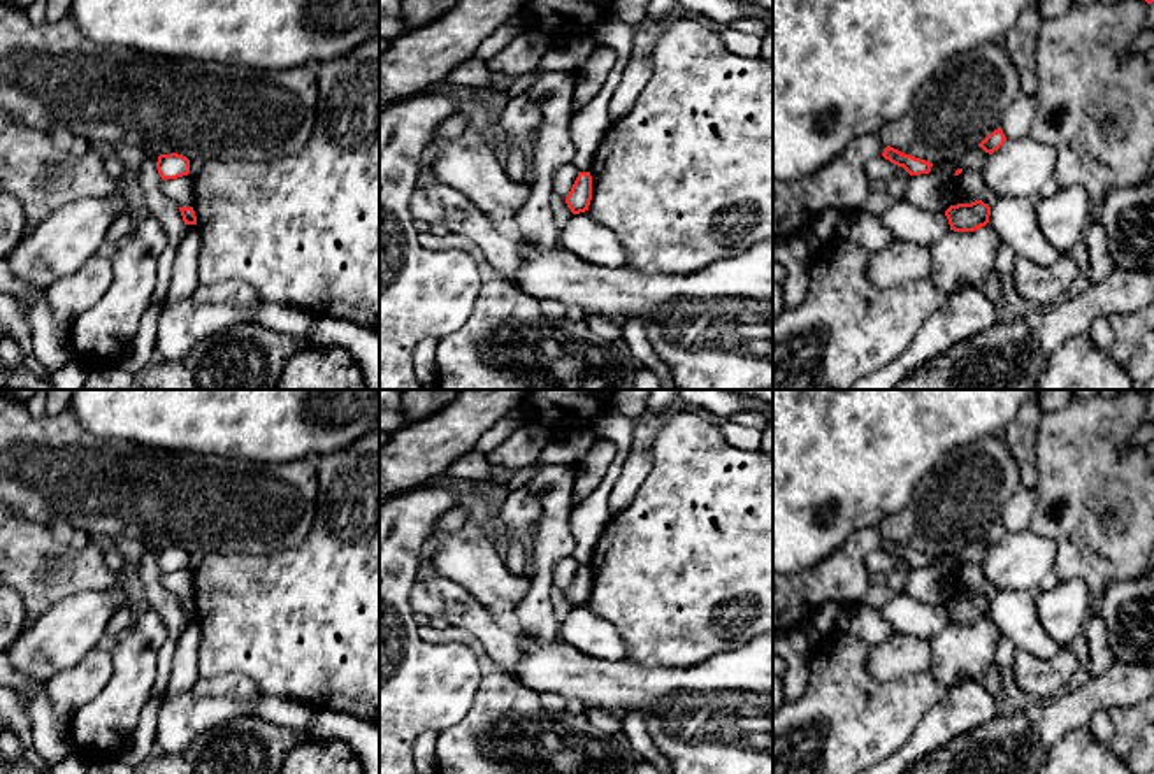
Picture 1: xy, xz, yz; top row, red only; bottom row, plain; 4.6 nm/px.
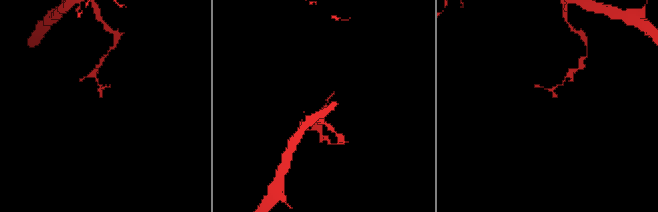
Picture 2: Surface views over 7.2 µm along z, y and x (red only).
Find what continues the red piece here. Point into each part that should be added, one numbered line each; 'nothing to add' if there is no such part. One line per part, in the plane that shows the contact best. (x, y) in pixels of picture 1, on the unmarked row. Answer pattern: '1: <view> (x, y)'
nothing to add

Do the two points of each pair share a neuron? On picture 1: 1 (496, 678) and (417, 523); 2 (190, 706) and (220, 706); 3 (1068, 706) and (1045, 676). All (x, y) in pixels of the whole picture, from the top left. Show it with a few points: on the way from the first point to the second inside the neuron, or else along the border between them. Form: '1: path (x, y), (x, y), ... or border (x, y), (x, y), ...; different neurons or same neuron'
1: border (471, 650), (478, 660), (478, 690); different neurons
2: path (197, 706), (213, 706); same neuron
3: border (1068, 687), (1056, 695), (1030, 701); different neurons

